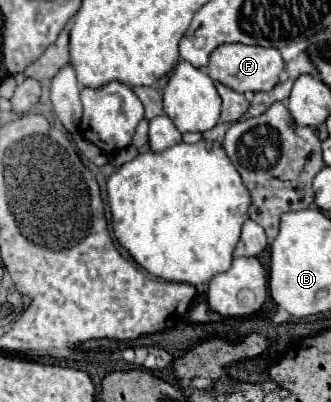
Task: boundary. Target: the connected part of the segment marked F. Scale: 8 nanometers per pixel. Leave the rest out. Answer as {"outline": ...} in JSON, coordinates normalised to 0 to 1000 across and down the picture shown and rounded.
{"outline":[[[701,107],[701,112],[665,112],[640,127],[622,182],[634,197],[665,201],[671,211],[695,216],[713,231],[743,231],[743,226],[773,231],[773,226],[816,226],[822,216],[834,216],[846,201],[852,172],[858,172],[858,152],[840,122]]]}

